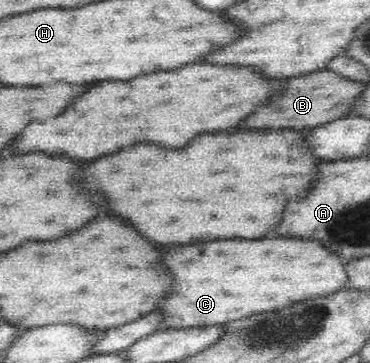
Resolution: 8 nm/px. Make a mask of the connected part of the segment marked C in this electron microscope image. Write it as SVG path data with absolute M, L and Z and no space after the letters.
M224 239L212 241L204 245L188 245L188 247L170 247L164 255L164 263L176 277L176 291L162 301L162 305L154 312L162 314L164 329L183 327L204 327L228 323L244 319L259 312L278 311L292 307L294 303L330 297L346 287L346 261L322 247L322 243L314 239Z

